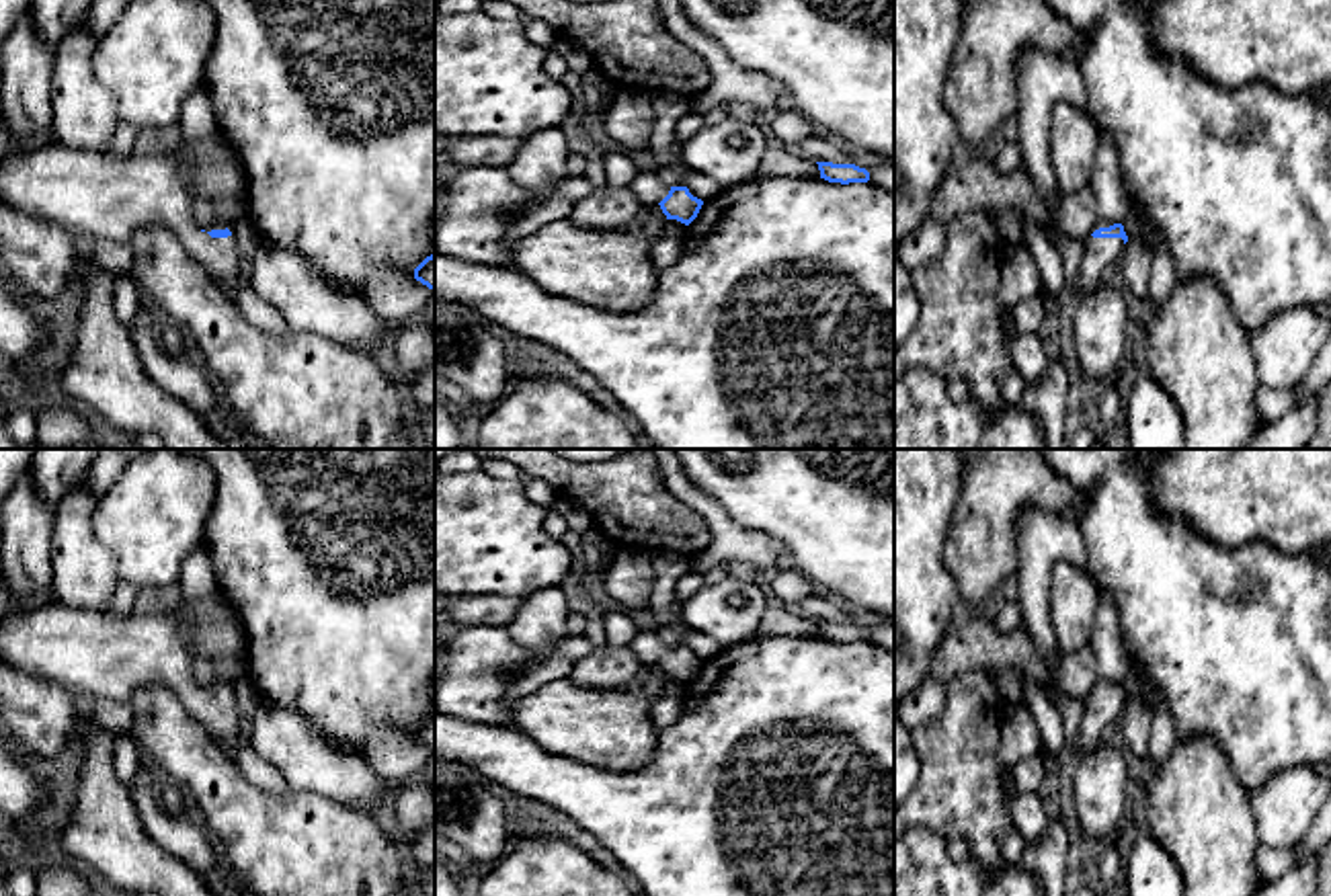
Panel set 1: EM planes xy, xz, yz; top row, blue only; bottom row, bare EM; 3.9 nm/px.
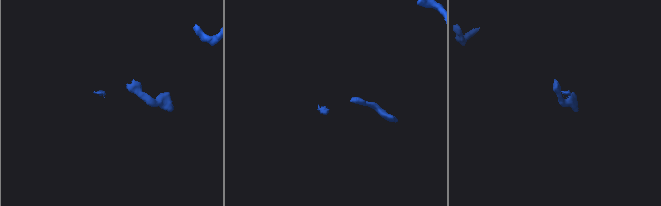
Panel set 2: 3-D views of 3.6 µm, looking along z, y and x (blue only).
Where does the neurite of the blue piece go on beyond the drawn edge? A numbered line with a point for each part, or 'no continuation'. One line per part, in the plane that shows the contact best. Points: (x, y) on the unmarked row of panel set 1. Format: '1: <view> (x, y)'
1: yz (1102, 714)

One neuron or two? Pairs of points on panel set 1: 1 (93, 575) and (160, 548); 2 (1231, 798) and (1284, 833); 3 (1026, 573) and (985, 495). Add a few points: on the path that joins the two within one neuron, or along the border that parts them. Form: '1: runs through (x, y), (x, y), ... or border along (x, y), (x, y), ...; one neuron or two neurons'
1: border along (93, 523), (93, 534), (113, 556), (119, 579); two neurons
2: border along (1247, 792), (1254, 829), (1262, 843); two neurons
3: border along (1024, 513), (1018, 523), (1018, 575), (1014, 579); two neurons

